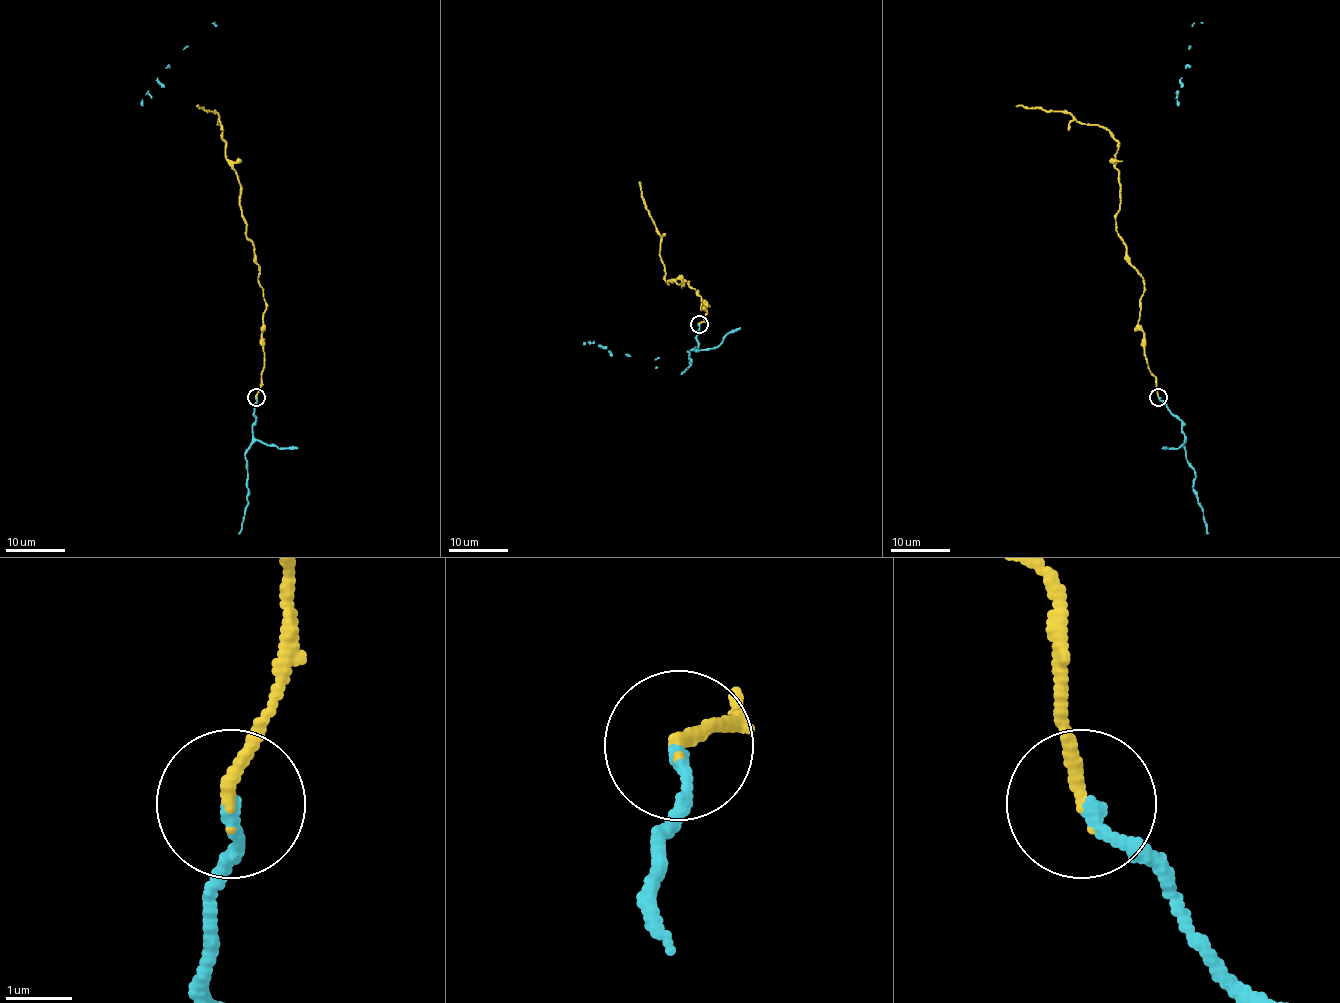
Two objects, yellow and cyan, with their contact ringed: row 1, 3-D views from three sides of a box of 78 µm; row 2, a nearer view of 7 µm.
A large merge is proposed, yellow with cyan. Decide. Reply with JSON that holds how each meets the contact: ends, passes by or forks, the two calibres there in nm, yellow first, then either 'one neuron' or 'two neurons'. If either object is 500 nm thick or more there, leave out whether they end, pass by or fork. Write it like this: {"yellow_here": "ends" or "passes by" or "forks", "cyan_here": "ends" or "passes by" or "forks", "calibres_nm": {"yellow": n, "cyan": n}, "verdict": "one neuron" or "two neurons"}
{"yellow_here": "ends", "cyan_here": "ends", "calibres_nm": {"yellow": 180, "cyan": 200}, "verdict": "one neuron"}

